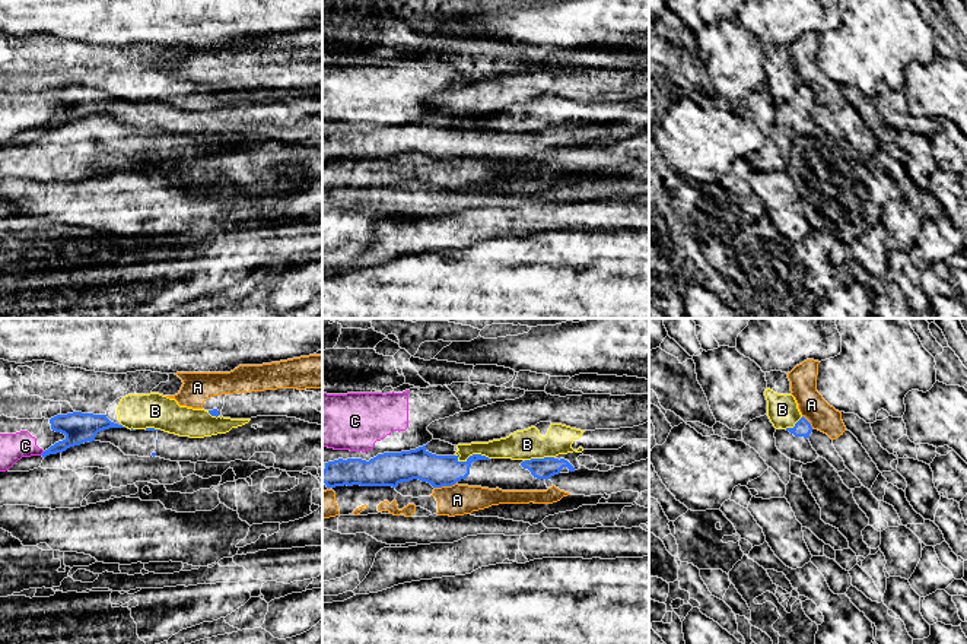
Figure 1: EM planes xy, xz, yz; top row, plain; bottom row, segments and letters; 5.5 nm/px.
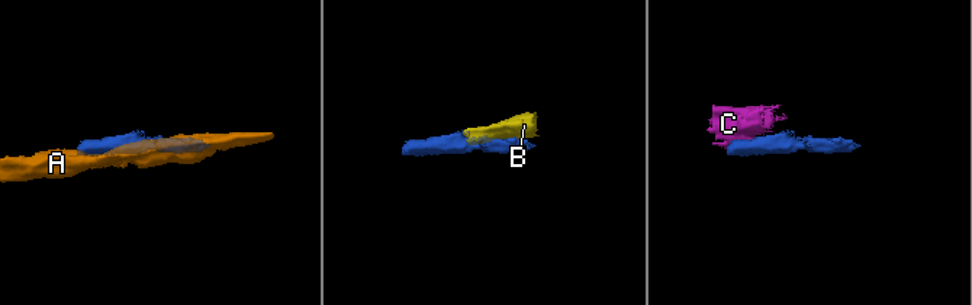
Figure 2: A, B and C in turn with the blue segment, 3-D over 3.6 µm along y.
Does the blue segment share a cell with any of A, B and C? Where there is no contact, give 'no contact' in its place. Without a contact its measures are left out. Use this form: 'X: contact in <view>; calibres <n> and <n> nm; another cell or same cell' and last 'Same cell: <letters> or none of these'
A: contact in xz; calibres 180 and 170 nm; another cell
B: contact in xz; calibres 180 and 150 nm; another cell
C: contact in xy; calibres 170 and 150 nm; another cell
Same cell: none of these

